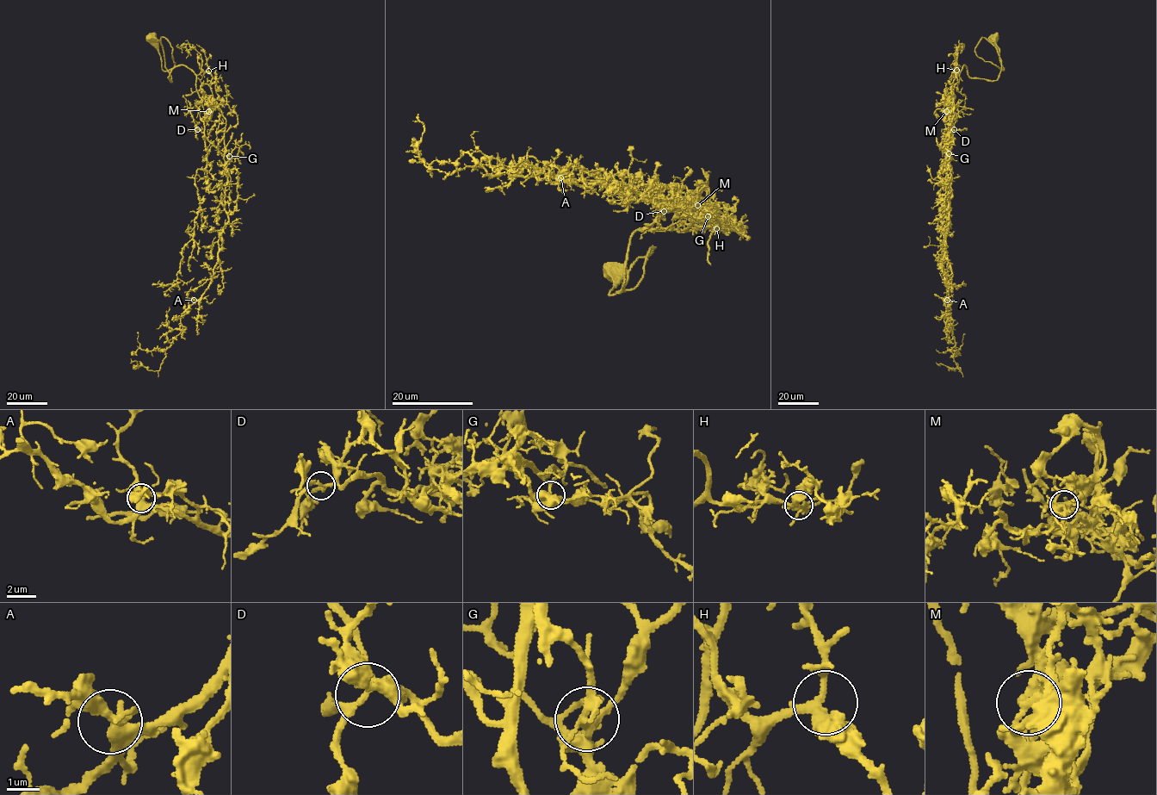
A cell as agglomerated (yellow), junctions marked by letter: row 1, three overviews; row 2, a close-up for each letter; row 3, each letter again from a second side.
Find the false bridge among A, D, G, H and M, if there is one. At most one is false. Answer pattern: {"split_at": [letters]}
{"split_at": ["M"]}

